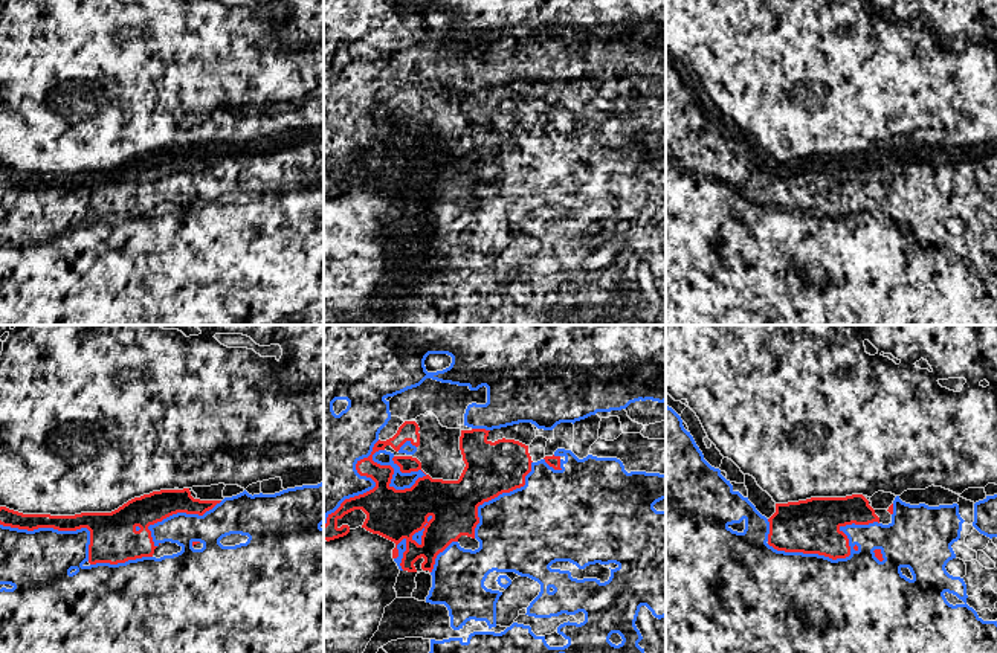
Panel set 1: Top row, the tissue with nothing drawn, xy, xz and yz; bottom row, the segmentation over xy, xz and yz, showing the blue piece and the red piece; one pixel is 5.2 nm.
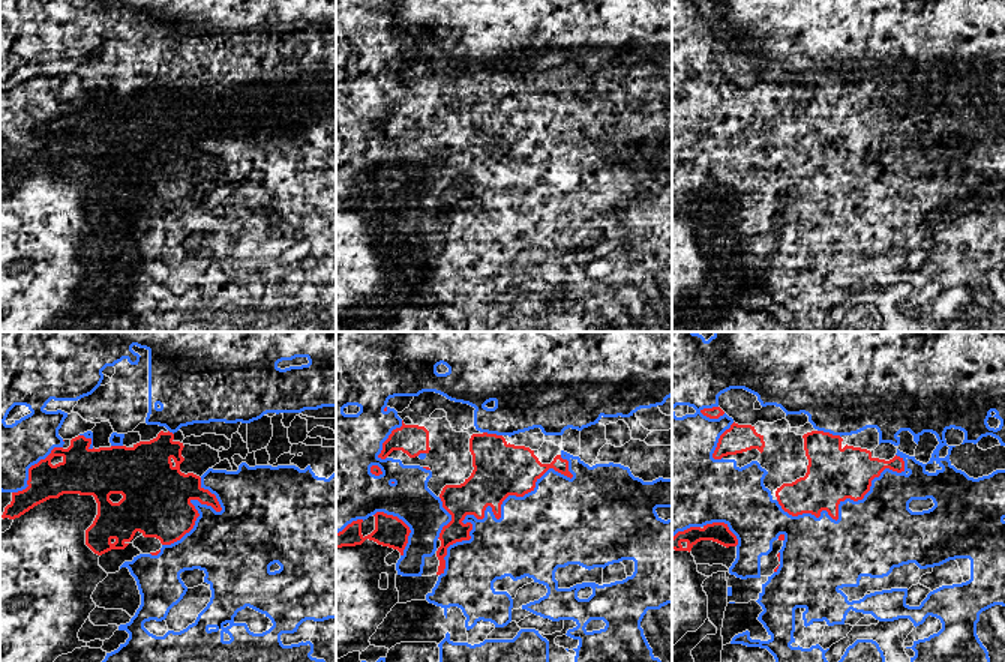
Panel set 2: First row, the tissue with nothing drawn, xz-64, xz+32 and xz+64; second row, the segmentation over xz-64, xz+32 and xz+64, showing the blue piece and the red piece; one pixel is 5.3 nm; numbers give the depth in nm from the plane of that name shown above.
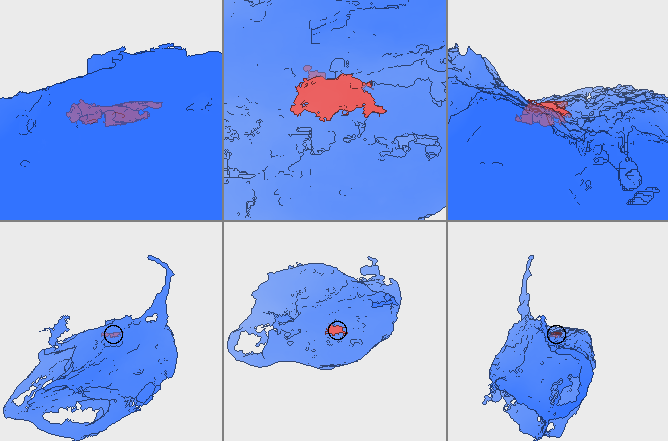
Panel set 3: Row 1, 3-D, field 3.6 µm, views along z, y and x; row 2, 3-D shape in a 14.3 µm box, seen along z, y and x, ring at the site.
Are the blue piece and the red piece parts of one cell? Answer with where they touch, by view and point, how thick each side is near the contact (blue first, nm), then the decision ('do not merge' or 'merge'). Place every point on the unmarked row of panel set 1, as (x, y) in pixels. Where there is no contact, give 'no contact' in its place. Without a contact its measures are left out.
meets blue in xz at (359, 118); 90 nm thick on the blue side, 170 nm on the other; merge

